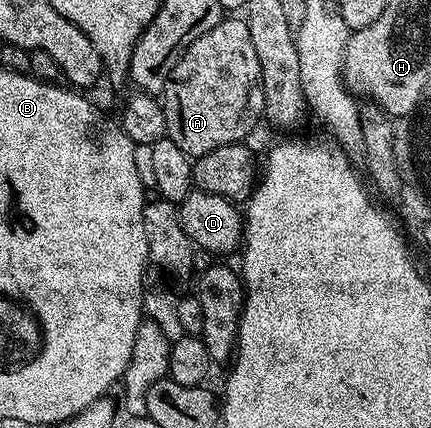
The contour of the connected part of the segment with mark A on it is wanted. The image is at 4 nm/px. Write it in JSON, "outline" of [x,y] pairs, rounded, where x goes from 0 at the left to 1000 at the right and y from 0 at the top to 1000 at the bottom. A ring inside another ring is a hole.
{"outline":[[[520,40],[510,54],[494,58],[485,77],[466,77],[457,96],[448,96],[425,117],[425,129],[387,182],[387,196],[374,224],[385,322],[397,325],[432,362],[459,367],[476,357],[494,357],[494,348],[513,348],[513,339],[566,332],[573,313],[613,276],[610,248],[615,217],[606,189],[606,143],[596,143],[596,124],[587,117],[587,96],[578,86],[573,47],[564,40]]]}

